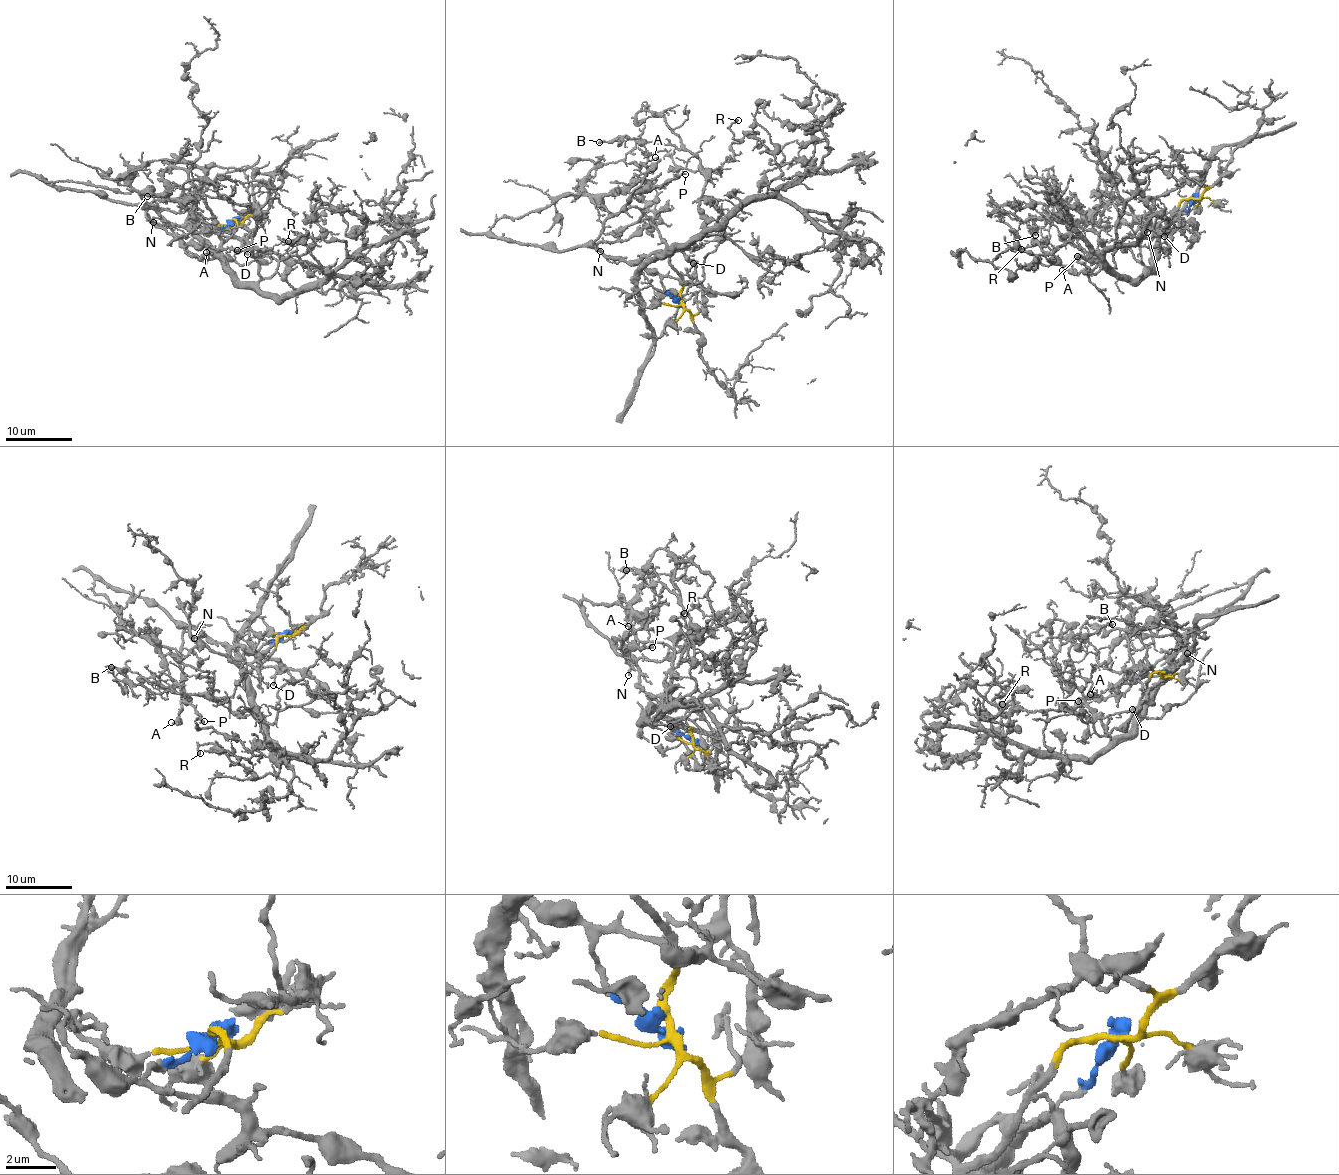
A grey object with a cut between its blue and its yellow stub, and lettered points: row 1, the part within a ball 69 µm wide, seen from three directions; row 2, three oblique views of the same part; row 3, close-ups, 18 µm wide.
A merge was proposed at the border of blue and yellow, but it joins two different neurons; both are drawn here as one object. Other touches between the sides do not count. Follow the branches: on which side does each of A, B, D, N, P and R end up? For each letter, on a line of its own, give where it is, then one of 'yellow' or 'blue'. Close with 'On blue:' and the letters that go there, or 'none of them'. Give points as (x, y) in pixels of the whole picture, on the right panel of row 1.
A: place (1062, 270); blue
B: place (1035, 235); yellow
D: place (1164, 236); blue
N: place (1147, 232); blue
P: place (1077, 256); blue
R: place (1021, 249); yellow
On blue: A, D, N, P

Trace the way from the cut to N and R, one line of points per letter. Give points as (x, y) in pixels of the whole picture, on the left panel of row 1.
N: (236, 221), (212, 232), (165, 222), (151, 208), (146, 212), (153, 222)
R: (236, 221), (221, 244), (239, 279), (280, 297), (327, 291), (332, 277), (301, 241), (280, 238), (288, 242)

